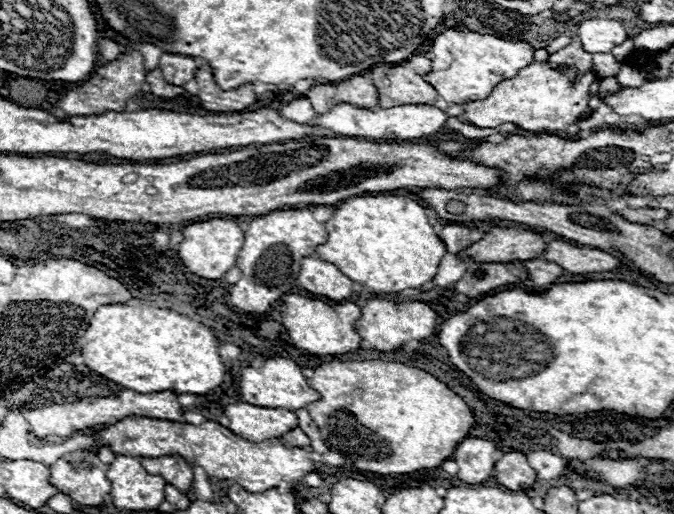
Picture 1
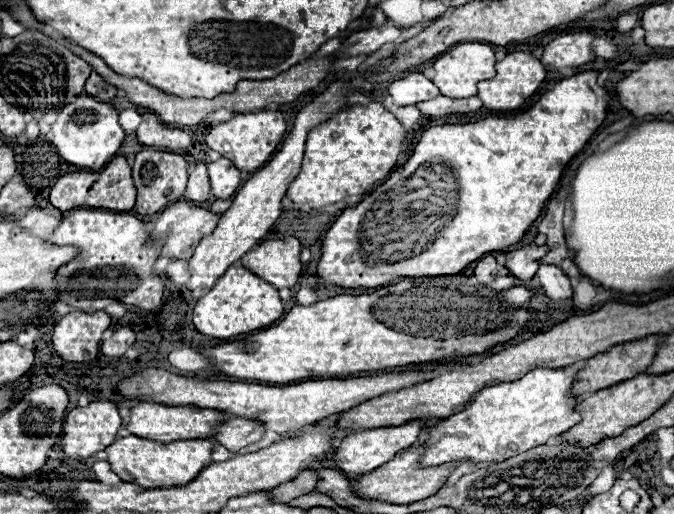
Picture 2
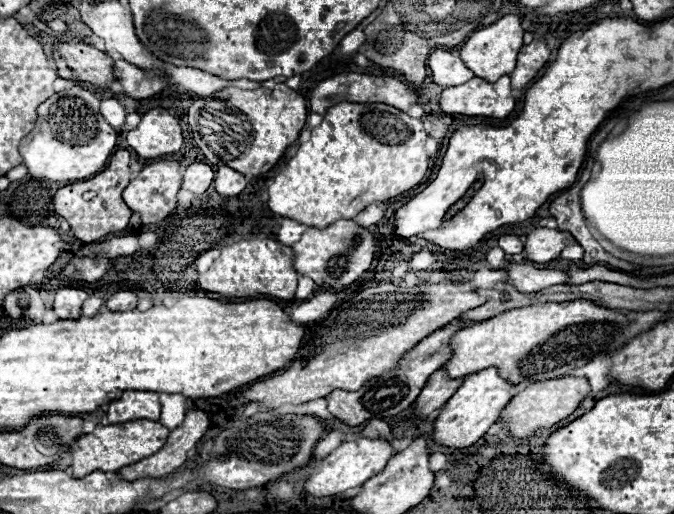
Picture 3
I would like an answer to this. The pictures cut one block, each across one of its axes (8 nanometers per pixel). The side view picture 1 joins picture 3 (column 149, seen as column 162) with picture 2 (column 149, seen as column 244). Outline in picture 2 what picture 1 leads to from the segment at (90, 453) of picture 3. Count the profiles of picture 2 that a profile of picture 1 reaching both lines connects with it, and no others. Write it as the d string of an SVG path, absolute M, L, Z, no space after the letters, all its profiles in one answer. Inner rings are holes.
M124 436L106 448L108 462L112 470L124 480L138 484L140 488L154 490L154 488L174 488L186 486L192 482L202 468L212 464L212 442L210 440L180 440L180 442L154 442L138 436Z

